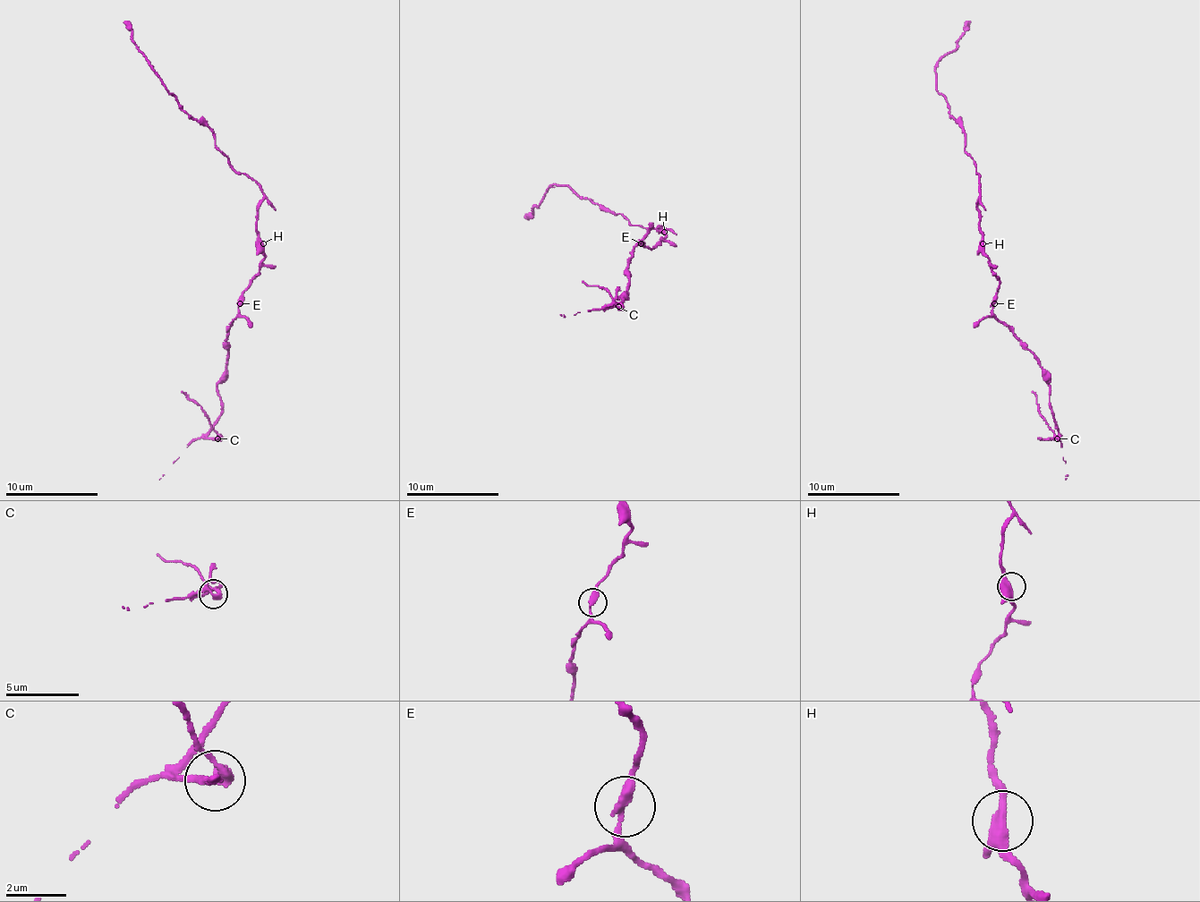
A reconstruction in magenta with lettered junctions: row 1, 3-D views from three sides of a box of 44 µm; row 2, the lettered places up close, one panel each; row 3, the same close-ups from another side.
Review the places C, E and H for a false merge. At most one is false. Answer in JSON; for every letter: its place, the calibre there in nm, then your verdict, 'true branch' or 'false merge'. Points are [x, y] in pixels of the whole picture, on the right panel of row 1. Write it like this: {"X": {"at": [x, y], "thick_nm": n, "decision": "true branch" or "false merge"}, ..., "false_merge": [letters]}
{"C": {"at": [1057, 438], "thick_nm": 260, "decision": "false merge"}, "E": {"at": [994, 303], "thick_nm": 320, "decision": "true branch"}, "H": {"at": [982, 243], "thick_nm": 380, "decision": "true branch"}, "false_merge": ["C"]}

